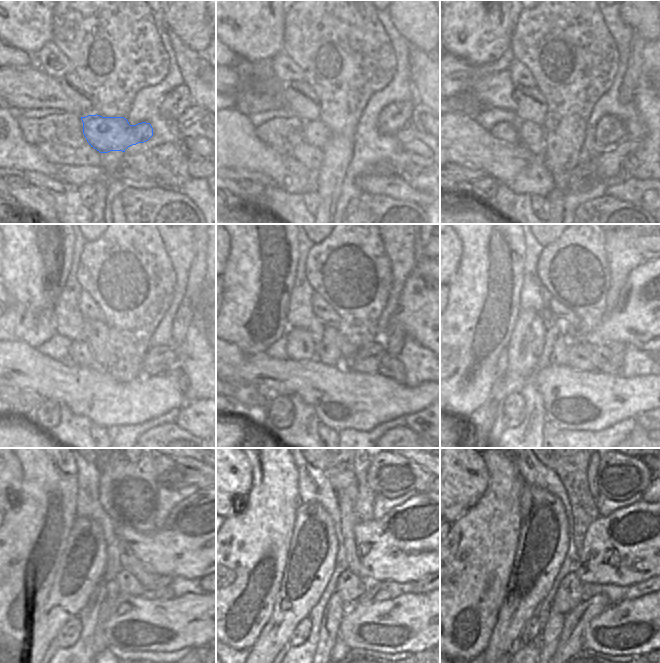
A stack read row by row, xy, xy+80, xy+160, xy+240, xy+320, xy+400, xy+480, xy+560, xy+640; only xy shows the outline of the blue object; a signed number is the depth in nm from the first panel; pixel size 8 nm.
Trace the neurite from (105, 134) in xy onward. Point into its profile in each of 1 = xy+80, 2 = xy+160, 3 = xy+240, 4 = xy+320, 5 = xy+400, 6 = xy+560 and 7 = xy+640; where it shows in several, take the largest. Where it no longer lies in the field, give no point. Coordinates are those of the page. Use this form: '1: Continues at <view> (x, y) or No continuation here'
1: Continues at xy+80 (316, 133)
2: Continues at xy+160 (531, 134)
3: Continues at xy+240 (79, 353)
4: Continues at xy+320 (300, 345)
5: Continues at xy+400 (525, 347)
6: Continues at xy+560 (310, 563)
7: Continues at xy+640 (543, 542).

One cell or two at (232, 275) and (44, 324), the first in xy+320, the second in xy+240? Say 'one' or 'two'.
one

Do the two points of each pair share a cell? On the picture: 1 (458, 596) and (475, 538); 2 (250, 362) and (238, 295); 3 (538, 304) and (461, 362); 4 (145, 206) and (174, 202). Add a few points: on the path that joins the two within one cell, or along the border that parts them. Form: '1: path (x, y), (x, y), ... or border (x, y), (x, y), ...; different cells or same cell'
1: path (461, 582), (474, 562), (475, 552); same cell
2: border (229, 342), (237, 345), (246, 354), (264, 353); different cells
3: border (521, 284), (520, 308); different cells
4: path (152, 206), (167, 206); same cell

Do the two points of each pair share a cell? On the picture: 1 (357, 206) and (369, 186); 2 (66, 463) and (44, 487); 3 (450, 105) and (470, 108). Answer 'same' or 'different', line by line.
1: different
2: same
3: same

